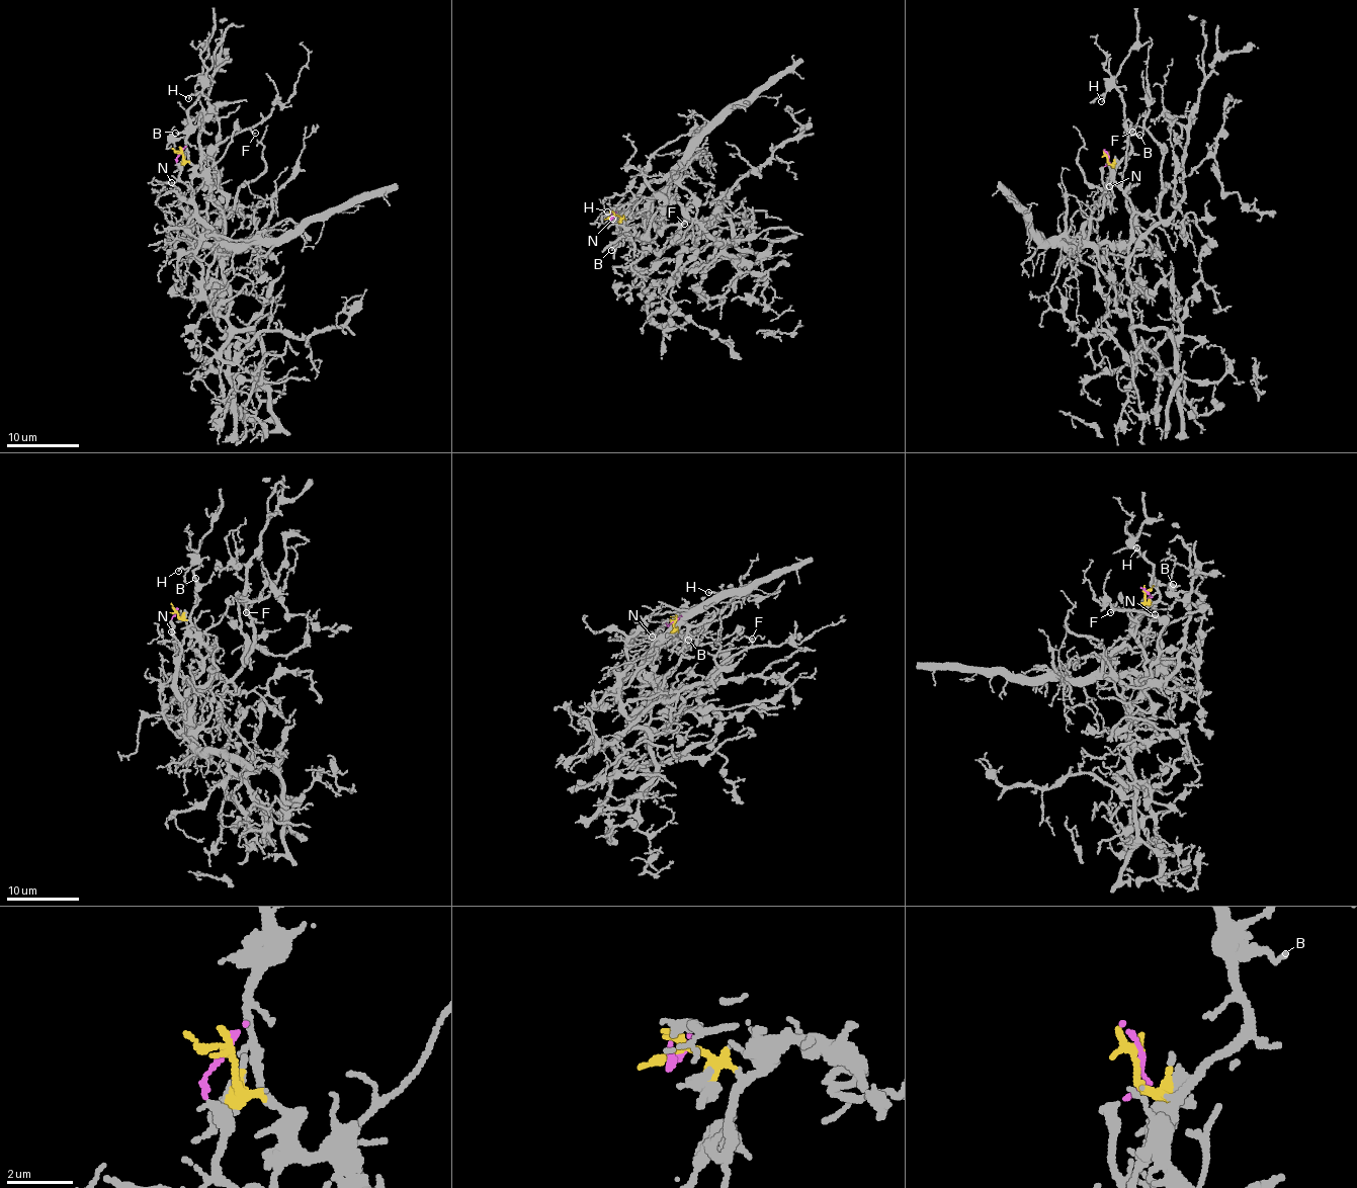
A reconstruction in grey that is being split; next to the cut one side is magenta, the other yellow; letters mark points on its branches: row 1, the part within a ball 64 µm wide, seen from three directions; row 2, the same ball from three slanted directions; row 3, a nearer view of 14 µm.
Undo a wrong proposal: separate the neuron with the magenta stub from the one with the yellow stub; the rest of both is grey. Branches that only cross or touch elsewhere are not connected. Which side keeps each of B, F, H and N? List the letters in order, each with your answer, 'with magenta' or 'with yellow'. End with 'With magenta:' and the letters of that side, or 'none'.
B: with yellow
F: with yellow
H: with yellow
N: with magenta
With magenta: N

